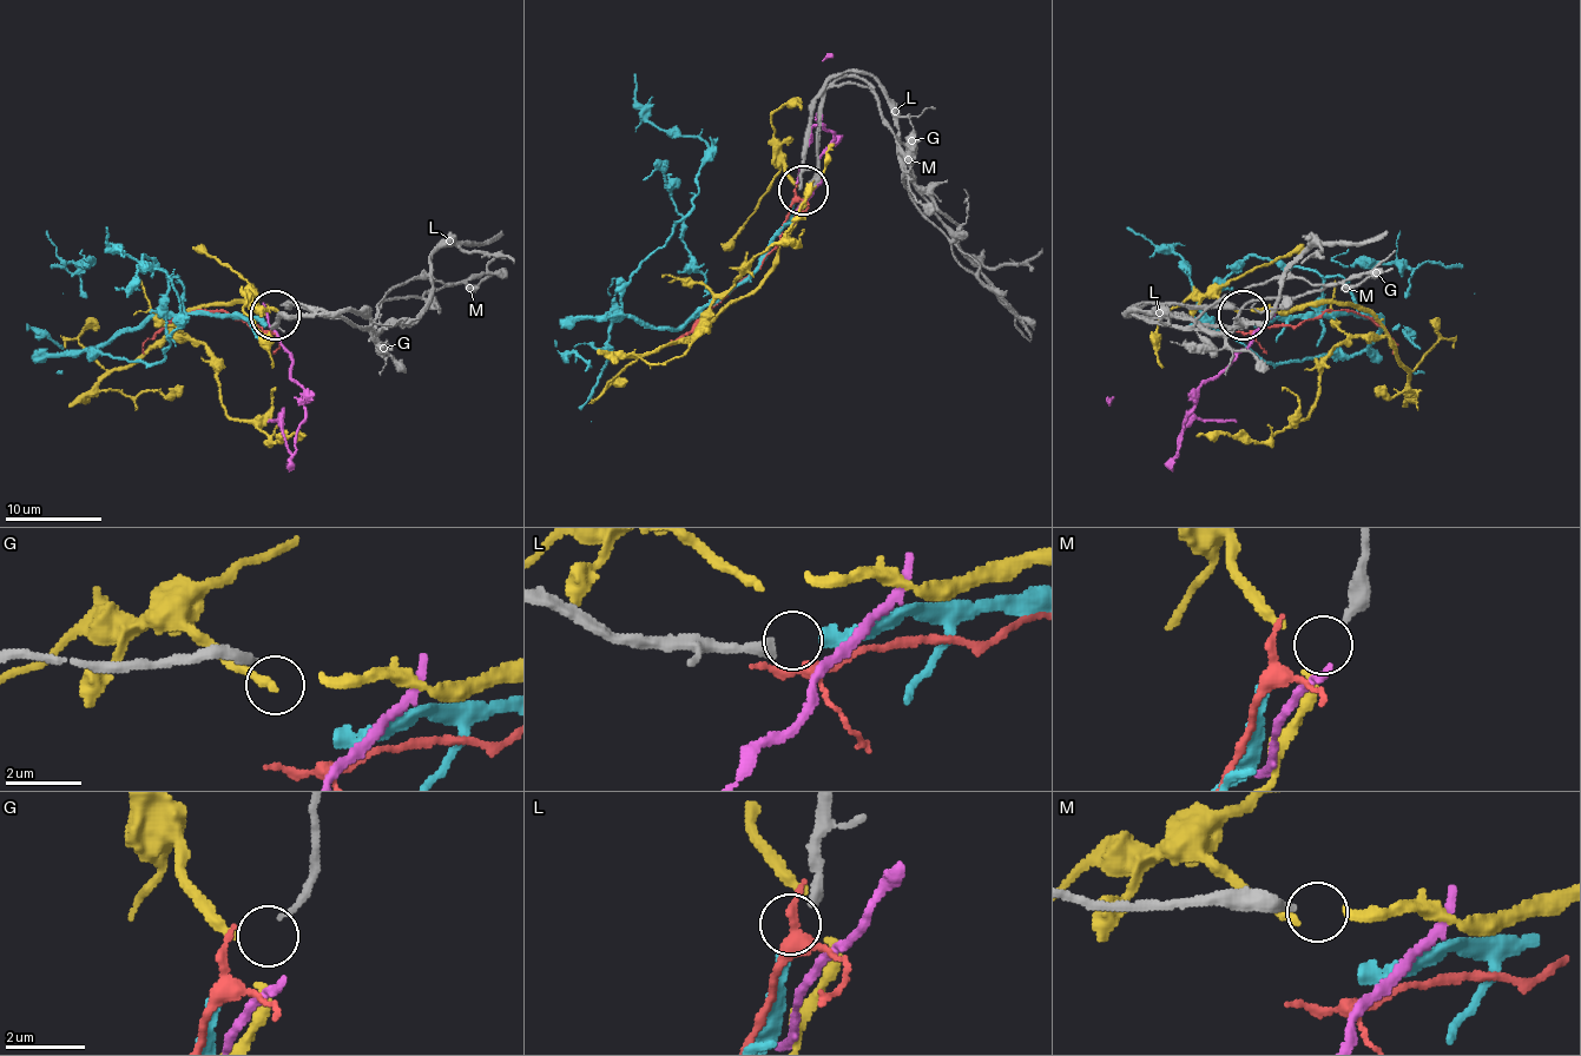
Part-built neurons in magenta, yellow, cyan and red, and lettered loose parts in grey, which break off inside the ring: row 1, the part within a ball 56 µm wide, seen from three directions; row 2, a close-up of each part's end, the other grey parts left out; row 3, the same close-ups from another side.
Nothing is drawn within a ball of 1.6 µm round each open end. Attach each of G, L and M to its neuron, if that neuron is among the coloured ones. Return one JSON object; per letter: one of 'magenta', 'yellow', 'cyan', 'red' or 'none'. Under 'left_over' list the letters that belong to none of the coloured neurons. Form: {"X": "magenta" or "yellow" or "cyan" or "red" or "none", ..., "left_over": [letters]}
{"G": "yellow", "L": "cyan", "M": "none", "left_over": ["M"]}

